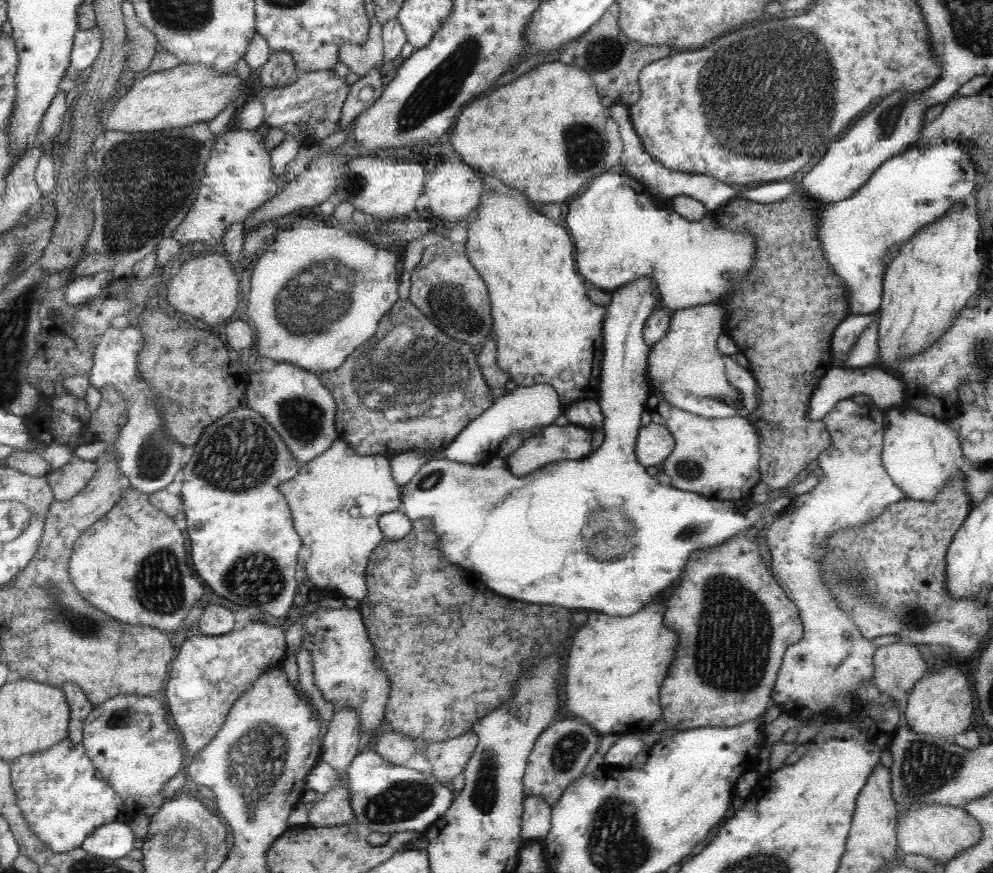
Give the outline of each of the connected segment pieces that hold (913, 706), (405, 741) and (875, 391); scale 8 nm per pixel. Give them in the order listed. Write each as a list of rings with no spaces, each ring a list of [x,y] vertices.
[[[945,667],[942,671],[933,670],[915,683],[908,696],[905,711],[905,724],[915,734],[941,737],[953,744],[953,737],[966,732],[973,714],[971,690],[967,678],[955,667]]]
[[[391,731],[376,733],[375,753],[378,753],[383,760],[389,761],[390,764],[405,765],[415,754],[415,742],[410,737]]]
[[[843,366],[831,367],[825,372],[817,384],[813,396],[809,400],[807,417],[810,420],[819,420],[837,404],[840,400],[849,399],[855,394],[862,394],[870,398],[870,403],[875,405],[877,410],[886,410],[889,407],[902,406],[905,398],[905,387],[893,373],[887,372],[877,366],[852,369]]]

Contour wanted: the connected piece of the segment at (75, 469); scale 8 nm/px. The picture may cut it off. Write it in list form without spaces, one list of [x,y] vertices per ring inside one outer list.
[[[75,455],[63,468],[52,470],[45,477],[54,489],[56,500],[65,502],[77,496],[95,478],[99,467],[98,462],[83,460]]]

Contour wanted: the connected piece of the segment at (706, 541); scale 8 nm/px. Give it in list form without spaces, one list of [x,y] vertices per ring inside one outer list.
[[[641,278],[641,280],[635,280],[624,287],[615,289],[613,296],[610,296],[610,301],[605,306],[606,317],[605,323],[602,325],[601,386],[598,388],[597,396],[604,439],[588,456],[580,460],[560,460],[555,461],[555,464],[546,464],[543,468],[539,468],[539,472],[531,472],[531,476],[523,476],[523,478],[511,476],[507,472],[508,465],[505,459],[501,458],[495,458],[483,466],[467,466],[467,464],[459,464],[459,462],[445,458],[430,459],[419,468],[409,483],[401,486],[403,514],[412,522],[417,519],[431,519],[434,524],[434,534],[438,536],[438,549],[451,564],[459,564],[461,568],[477,572],[479,578],[483,580],[483,584],[487,584],[487,588],[491,588],[493,592],[499,592],[501,596],[507,596],[507,598],[515,598],[515,600],[531,602],[531,604],[555,604],[561,608],[587,608],[587,610],[593,608],[597,612],[607,612],[607,616],[631,616],[637,610],[641,610],[647,602],[651,602],[651,598],[655,594],[659,594],[661,590],[671,586],[683,574],[686,564],[690,562],[690,556],[695,551],[715,545],[719,546],[735,534],[743,534],[741,530],[745,530],[747,526],[750,529],[757,520],[763,518],[764,512],[776,515],[779,508],[784,510],[785,506],[789,504],[789,498],[777,498],[777,496],[781,496],[780,493],[774,494],[771,502],[764,503],[765,506],[753,503],[753,501],[742,502],[741,499],[738,501],[709,500],[699,494],[693,494],[693,492],[681,492],[679,489],[661,486],[655,478],[651,478],[645,472],[643,465],[639,464],[635,454],[635,443],[638,432],[641,430],[639,418],[641,412],[648,410],[647,405],[651,403],[649,369],[646,364],[650,346],[646,344],[645,338],[642,336],[642,328],[646,327],[646,320],[659,306],[659,300],[661,300],[661,296],[653,282],[649,278]]]

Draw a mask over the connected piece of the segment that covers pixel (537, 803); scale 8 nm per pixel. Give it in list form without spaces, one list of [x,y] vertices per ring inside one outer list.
[[[537,796],[523,800],[522,837],[524,842],[540,841],[550,830],[553,809]]]

